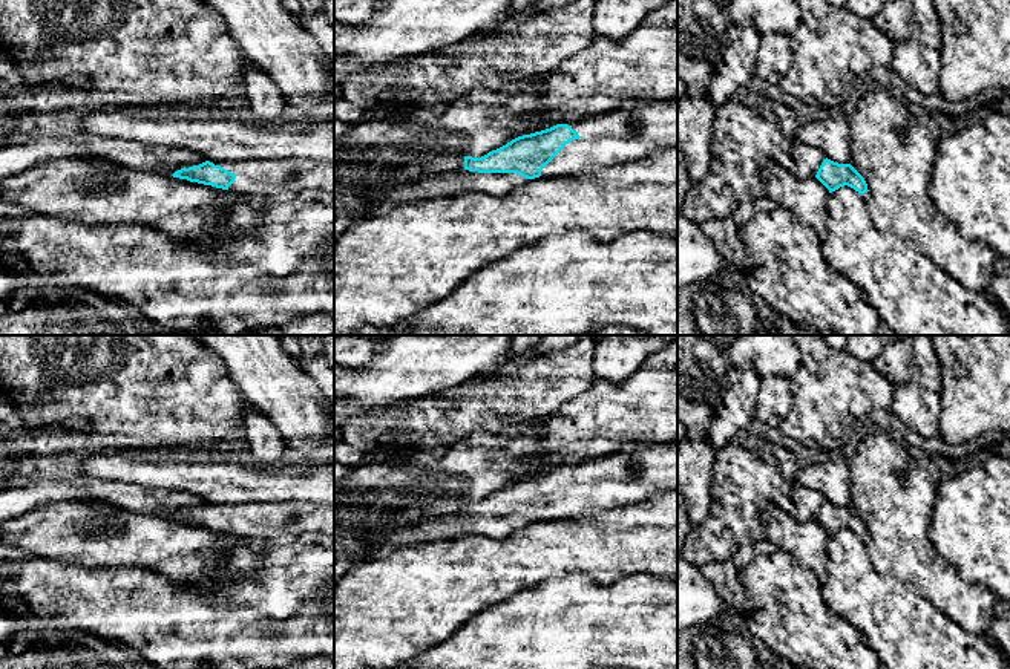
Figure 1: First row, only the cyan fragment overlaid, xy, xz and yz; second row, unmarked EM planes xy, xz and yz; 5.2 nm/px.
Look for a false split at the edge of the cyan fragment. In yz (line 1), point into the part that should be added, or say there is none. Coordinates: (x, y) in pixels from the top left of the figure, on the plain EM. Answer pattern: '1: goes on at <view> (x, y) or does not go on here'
1: does not go on here

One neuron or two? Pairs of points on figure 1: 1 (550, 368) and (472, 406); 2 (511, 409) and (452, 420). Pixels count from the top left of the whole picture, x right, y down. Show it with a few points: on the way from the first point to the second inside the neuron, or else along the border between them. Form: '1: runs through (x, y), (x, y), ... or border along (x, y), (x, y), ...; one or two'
1: runs through (531, 388), (523, 395), (492, 400); one
2: runs through (497, 409), (466, 409); one

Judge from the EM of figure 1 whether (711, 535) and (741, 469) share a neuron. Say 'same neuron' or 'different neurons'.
same neuron

